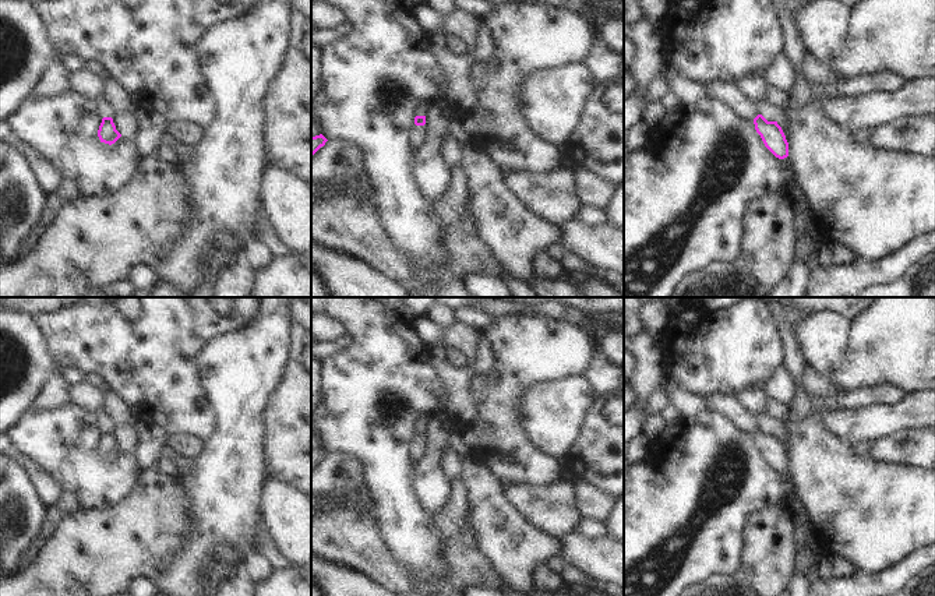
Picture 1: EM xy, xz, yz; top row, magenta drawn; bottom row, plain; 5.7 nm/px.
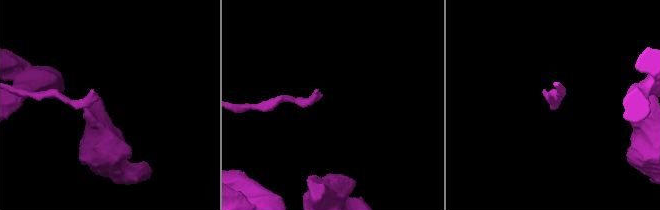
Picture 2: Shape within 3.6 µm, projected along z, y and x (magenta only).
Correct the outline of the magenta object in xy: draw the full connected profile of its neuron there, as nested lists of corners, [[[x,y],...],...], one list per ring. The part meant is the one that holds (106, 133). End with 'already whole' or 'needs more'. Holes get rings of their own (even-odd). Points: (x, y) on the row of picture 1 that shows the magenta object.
[[[96,96],[94,100],[99,114],[102,116],[102,123],[98,130],[98,137],[100,142],[112,145],[121,137],[121,134],[116,130],[116,126],[112,119],[114,110],[105,100],[103,96]]] | needs more

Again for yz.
[[[717,82],[708,87],[713,98],[724,100],[740,116],[755,124],[765,147],[779,159],[788,156],[788,142],[777,124],[781,110],[768,102],[752,100],[737,84]]] | needs more

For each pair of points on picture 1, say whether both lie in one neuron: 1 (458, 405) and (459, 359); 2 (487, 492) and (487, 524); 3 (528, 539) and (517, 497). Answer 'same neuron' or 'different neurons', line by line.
1: different neurons
2: same neuron
3: different neurons

